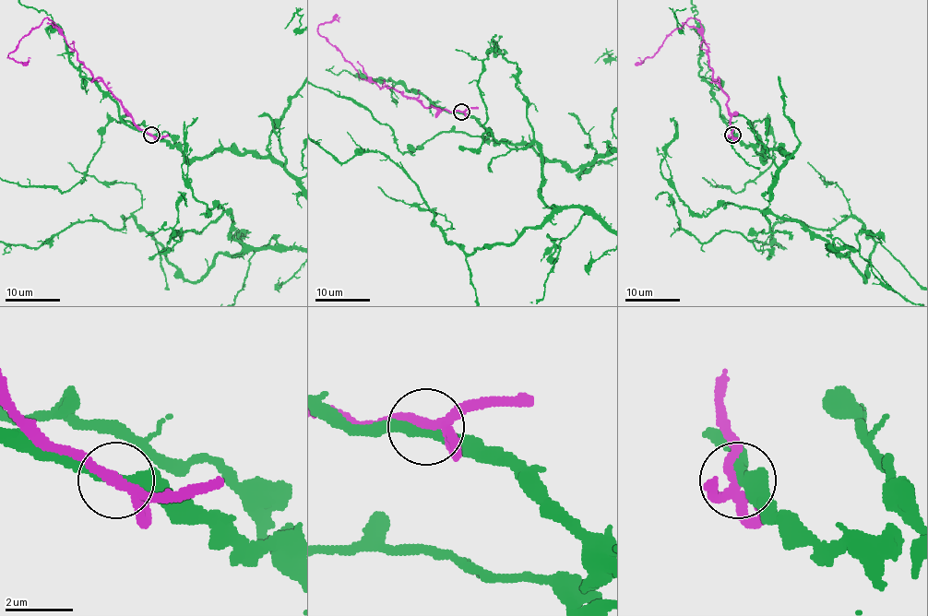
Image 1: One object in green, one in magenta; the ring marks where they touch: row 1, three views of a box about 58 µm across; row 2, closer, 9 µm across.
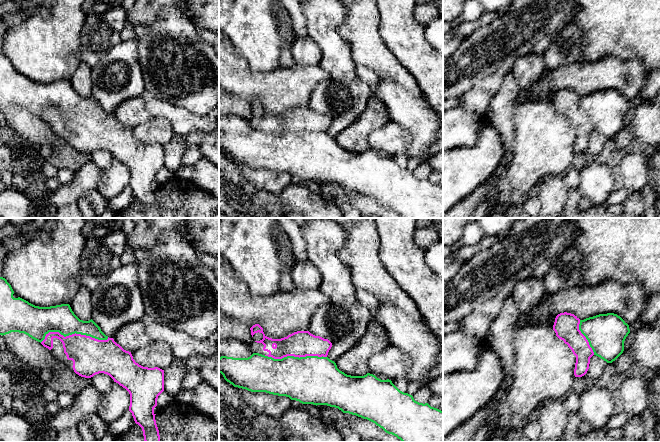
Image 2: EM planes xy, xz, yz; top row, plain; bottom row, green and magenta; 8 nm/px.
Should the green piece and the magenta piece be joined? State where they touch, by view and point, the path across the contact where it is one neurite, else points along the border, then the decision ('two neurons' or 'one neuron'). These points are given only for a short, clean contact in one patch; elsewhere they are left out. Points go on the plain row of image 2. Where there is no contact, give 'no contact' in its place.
contact xy (73, 109); two neurons

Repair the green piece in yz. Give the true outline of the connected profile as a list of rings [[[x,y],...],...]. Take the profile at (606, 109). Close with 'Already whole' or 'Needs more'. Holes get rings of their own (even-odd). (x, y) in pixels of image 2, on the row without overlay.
[[[599,90],[580,96],[579,106],[586,113],[594,131],[607,139],[615,137],[624,127],[629,101],[617,90]]]. Already whole

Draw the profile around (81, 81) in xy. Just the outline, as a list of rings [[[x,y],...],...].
[[[80,62],[78,68],[70,79],[74,90],[83,97],[92,95],[92,69],[84,62]]]

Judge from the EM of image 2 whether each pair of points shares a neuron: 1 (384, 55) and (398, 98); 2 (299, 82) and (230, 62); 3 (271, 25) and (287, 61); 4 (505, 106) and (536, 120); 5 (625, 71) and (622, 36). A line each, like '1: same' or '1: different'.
1: same
2: same
3: different
4: different
5: different

